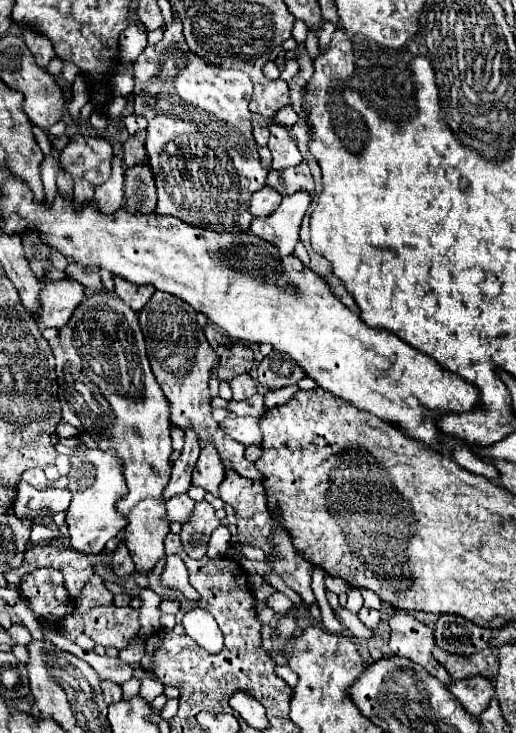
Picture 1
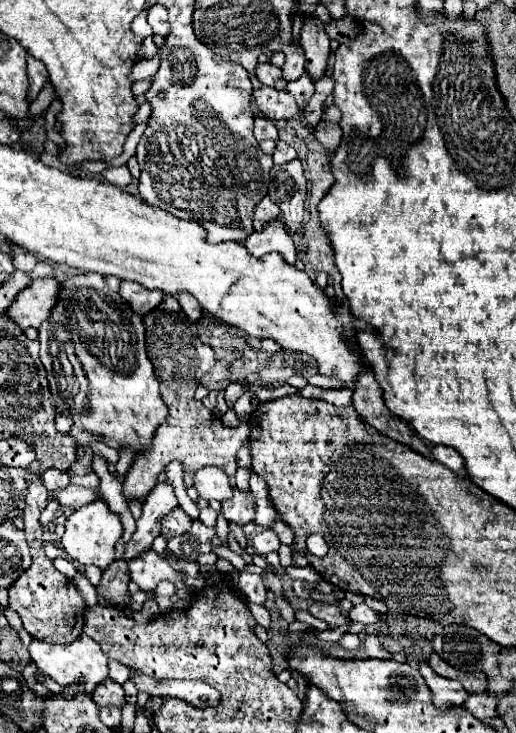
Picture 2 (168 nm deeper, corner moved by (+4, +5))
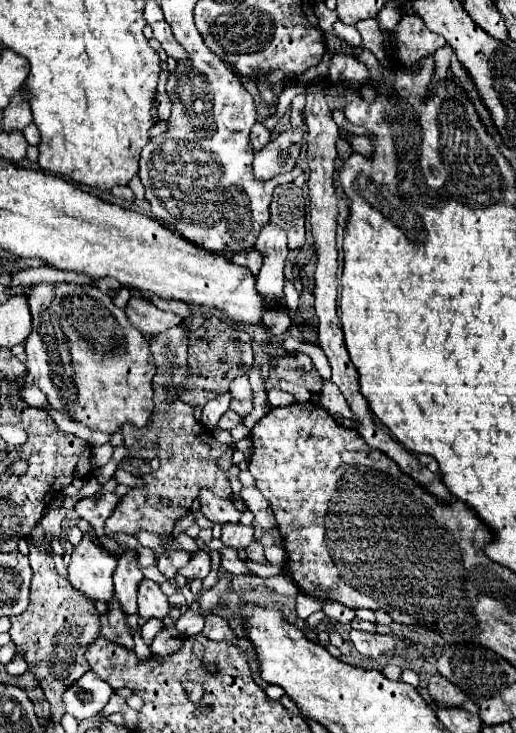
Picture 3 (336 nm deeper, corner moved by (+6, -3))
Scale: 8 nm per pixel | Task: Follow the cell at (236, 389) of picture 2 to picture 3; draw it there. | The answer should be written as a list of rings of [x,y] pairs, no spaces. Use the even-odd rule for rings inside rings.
[[[228,409],[224,415],[222,415],[222,419],[218,421],[218,429],[224,429],[224,431],[230,431],[232,427],[236,427],[240,423],[240,415],[238,413],[234,413],[232,409]]]

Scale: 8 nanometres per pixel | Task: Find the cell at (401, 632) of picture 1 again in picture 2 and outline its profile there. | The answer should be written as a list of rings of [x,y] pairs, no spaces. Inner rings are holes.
[[[420,661],[418,669],[420,669],[426,685],[434,693],[434,705],[436,707],[444,709],[444,707],[452,707],[452,705],[462,705],[468,699],[468,691],[464,691],[464,687],[458,681],[444,679],[444,677],[436,675],[432,671],[432,667],[428,665],[428,661]]]

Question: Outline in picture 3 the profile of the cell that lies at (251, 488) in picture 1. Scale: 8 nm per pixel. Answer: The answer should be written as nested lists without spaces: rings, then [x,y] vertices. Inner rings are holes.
[[[242,523],[224,525],[220,539],[222,539],[222,543],[226,547],[232,547],[232,549],[240,551],[240,549],[246,549],[254,541],[254,529],[252,527],[246,527]]]

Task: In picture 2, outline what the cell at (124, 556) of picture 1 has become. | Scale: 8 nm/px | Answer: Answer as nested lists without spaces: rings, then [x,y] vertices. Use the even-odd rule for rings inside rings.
[[[116,559],[112,561],[110,567],[106,567],[102,571],[102,579],[98,583],[98,595],[104,595],[112,605],[122,605],[128,603],[128,583],[130,583],[130,575],[128,575],[128,563],[124,559]]]

